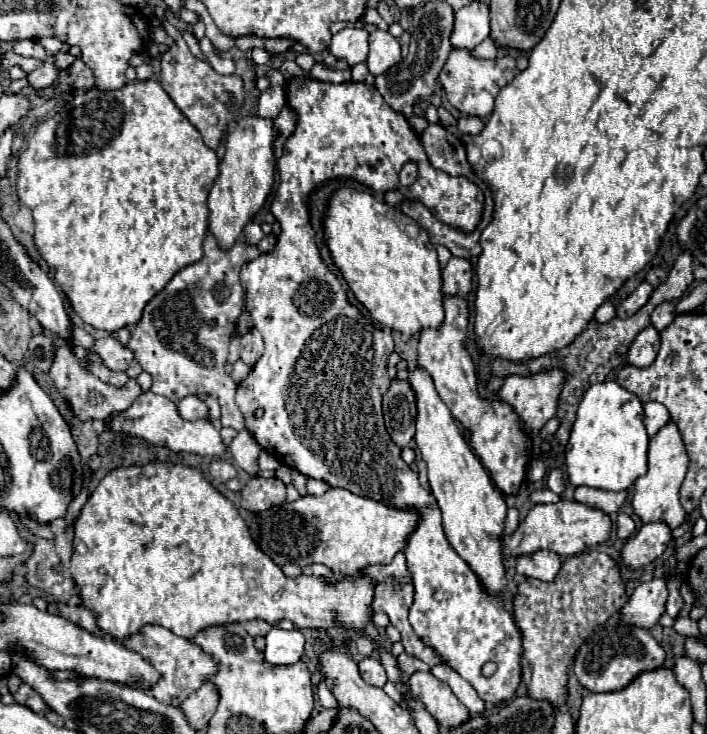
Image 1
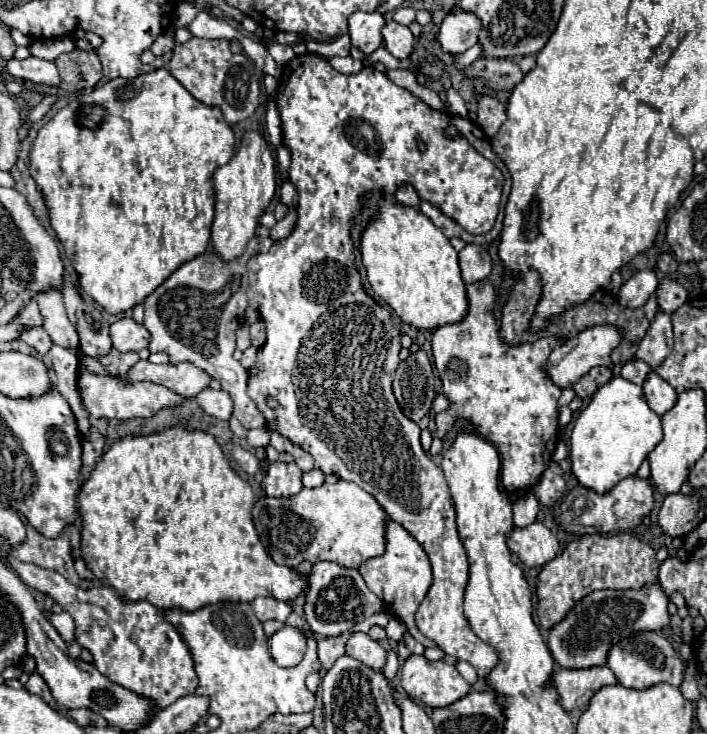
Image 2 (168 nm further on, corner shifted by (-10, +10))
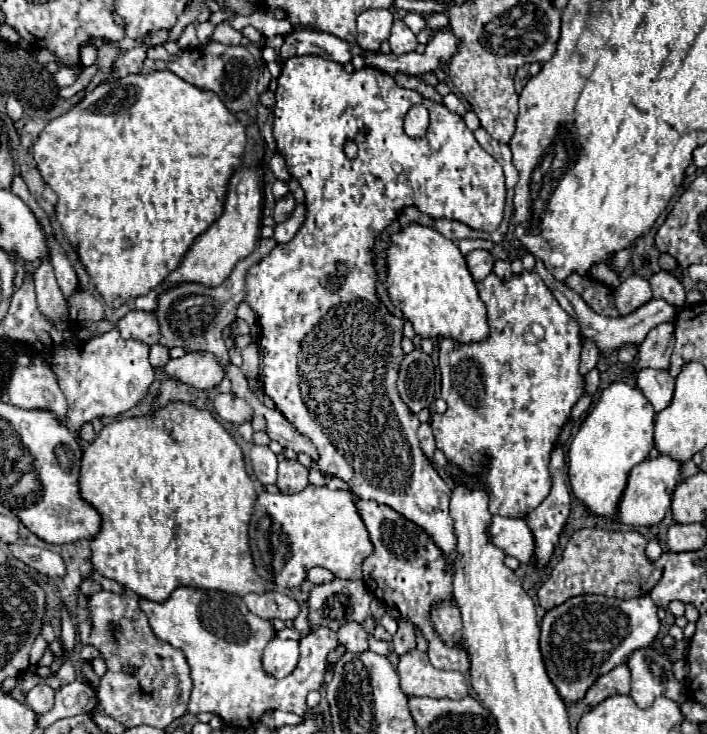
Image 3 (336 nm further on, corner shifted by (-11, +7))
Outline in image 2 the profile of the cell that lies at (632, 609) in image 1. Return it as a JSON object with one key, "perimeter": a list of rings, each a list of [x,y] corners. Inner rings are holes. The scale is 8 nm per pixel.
{"perimeter":[[[660,583],[628,591],[594,591],[578,601],[562,623],[548,631],[548,647],[560,667],[586,669],[606,663],[610,645],[628,637],[632,631],[660,631],[670,623],[668,597]]]}

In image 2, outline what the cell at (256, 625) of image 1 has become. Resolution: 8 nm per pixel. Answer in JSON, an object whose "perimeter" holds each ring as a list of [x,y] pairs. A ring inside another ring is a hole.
{"perimeter":[[[258,597],[252,601],[252,609],[256,613],[256,617],[264,623],[270,619],[276,619],[280,623],[284,623],[288,619],[288,615],[292,613],[292,607],[288,603],[270,599],[270,597]]]}

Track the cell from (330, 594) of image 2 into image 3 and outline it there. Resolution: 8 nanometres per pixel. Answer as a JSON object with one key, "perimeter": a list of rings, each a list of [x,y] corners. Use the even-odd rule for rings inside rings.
{"perimeter":[[[333,580],[329,584],[319,584],[315,586],[315,590],[309,594],[309,622],[311,622],[311,630],[315,630],[317,626],[329,626],[331,630],[339,630],[339,626],[343,626],[345,622],[359,622],[363,624],[371,612],[369,612],[369,604],[371,604],[373,596],[371,592],[365,588],[365,584],[361,580]]]}

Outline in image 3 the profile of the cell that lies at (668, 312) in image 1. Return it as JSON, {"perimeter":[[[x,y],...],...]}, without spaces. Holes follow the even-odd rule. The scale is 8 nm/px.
{"perimeter":[[[661,270],[657,274],[653,274],[649,278],[651,290],[653,290],[653,298],[663,298],[673,306],[683,306],[685,304],[685,290],[681,286],[681,282],[671,276],[669,272]]]}

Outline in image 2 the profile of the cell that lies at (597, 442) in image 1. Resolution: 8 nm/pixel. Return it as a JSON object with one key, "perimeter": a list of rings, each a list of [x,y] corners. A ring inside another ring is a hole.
{"perimeter":[[[612,377],[592,395],[586,409],[574,421],[570,433],[572,473],[580,485],[606,493],[622,479],[632,477],[658,441],[662,441],[660,417],[648,407],[642,387],[624,377]]]}

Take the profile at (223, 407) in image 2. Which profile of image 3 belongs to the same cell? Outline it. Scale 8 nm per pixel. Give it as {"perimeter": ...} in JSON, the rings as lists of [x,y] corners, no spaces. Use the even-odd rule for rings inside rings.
{"perimeter":[[[229,392],[229,394],[219,394],[213,404],[215,404],[215,412],[217,412],[223,420],[227,420],[227,422],[231,422],[231,424],[251,422],[251,406],[249,406],[243,398],[235,396],[233,392]]]}

